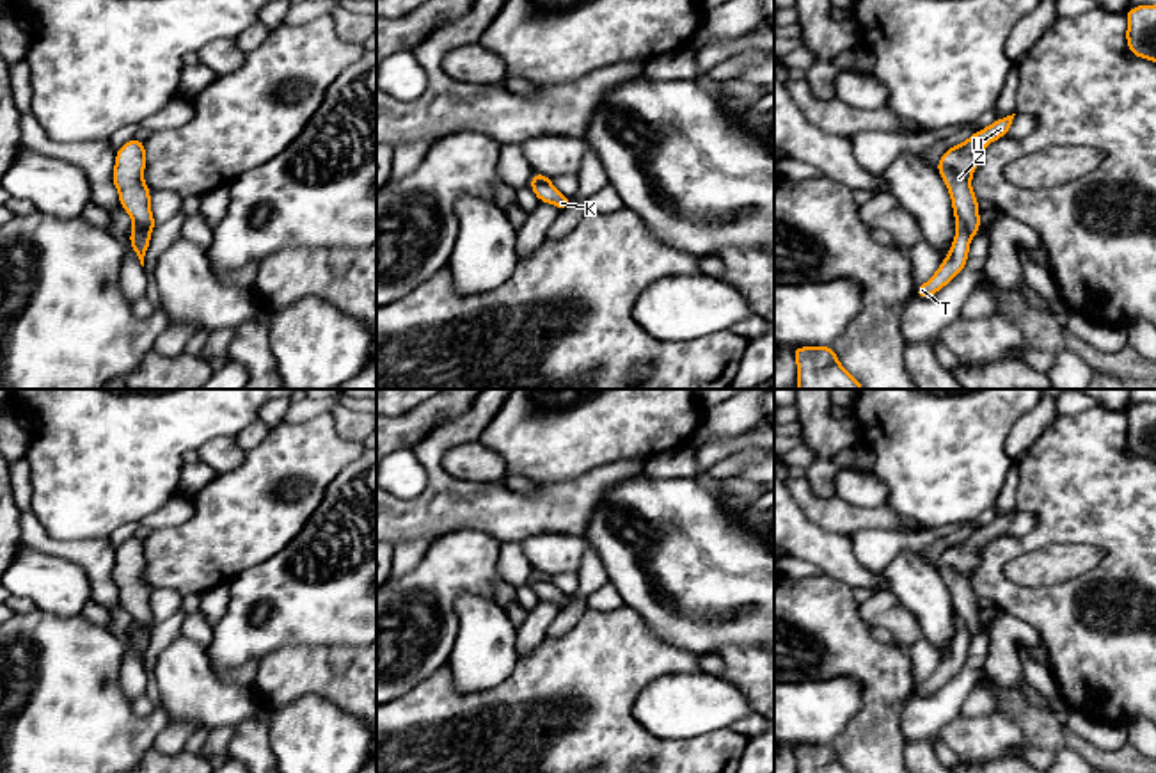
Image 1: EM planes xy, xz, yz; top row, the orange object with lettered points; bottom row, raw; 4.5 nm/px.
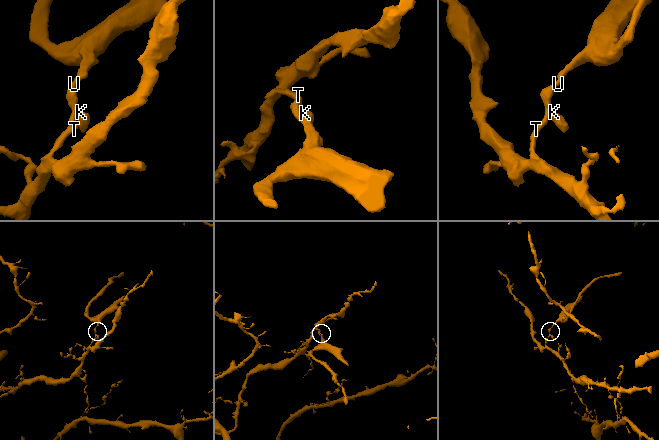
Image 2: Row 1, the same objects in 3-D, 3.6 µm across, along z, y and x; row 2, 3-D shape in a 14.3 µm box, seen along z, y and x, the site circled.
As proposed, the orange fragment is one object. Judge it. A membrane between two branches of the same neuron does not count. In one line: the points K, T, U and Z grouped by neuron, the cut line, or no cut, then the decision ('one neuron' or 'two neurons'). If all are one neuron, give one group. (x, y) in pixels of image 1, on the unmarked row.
groups K U Z / T; cut yz (956, 619), (972, 633); two neurons

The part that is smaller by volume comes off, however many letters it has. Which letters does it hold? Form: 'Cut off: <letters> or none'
Cut off: K, U, Z

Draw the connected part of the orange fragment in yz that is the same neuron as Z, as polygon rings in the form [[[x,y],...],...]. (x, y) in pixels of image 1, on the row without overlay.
[[[1014,514],[998,515],[962,542],[946,547],[936,563],[952,595],[955,620],[961,620],[971,634],[980,629],[978,597],[971,588],[971,572],[978,565],[980,551],[993,538],[1007,535]]]

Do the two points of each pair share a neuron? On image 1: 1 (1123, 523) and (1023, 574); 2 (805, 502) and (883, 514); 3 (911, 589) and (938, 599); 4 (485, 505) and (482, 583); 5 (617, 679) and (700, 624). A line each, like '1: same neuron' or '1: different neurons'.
1: different neurons
2: same neuron
3: same neuron
4: different neurons
5: different neurons

